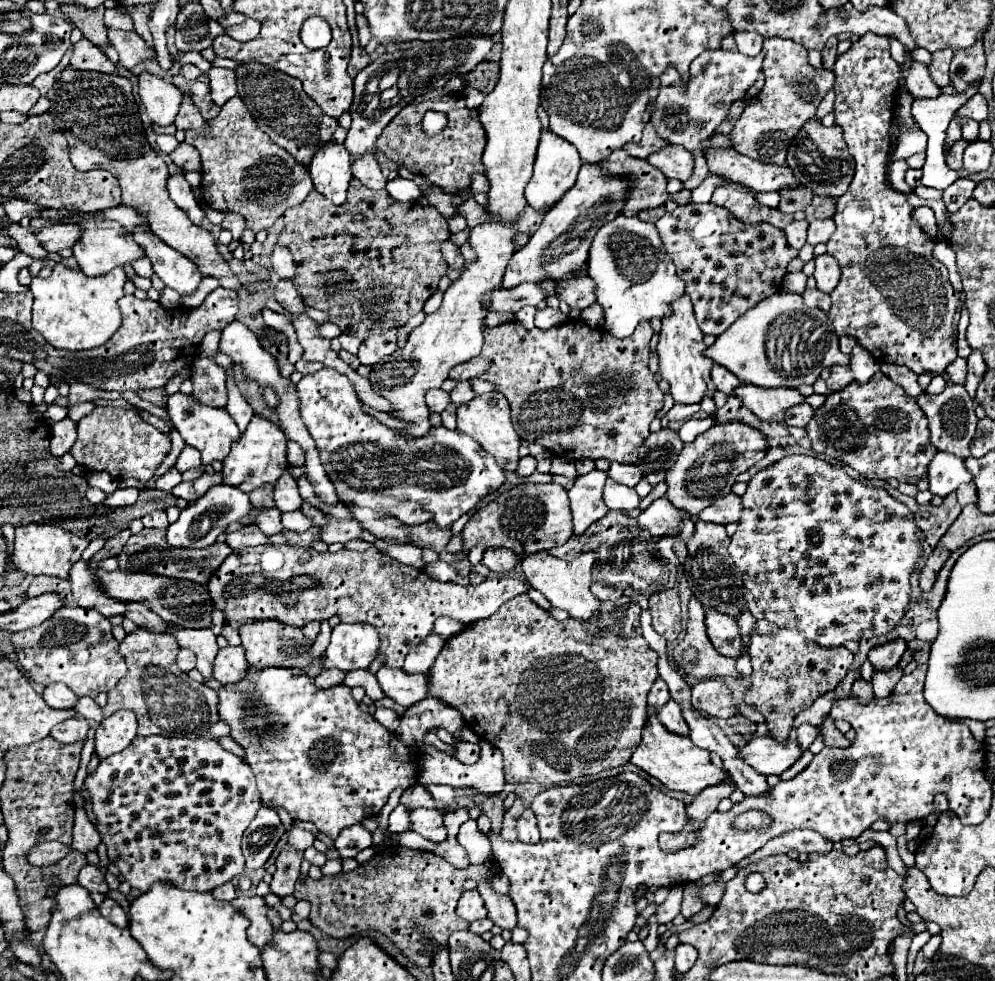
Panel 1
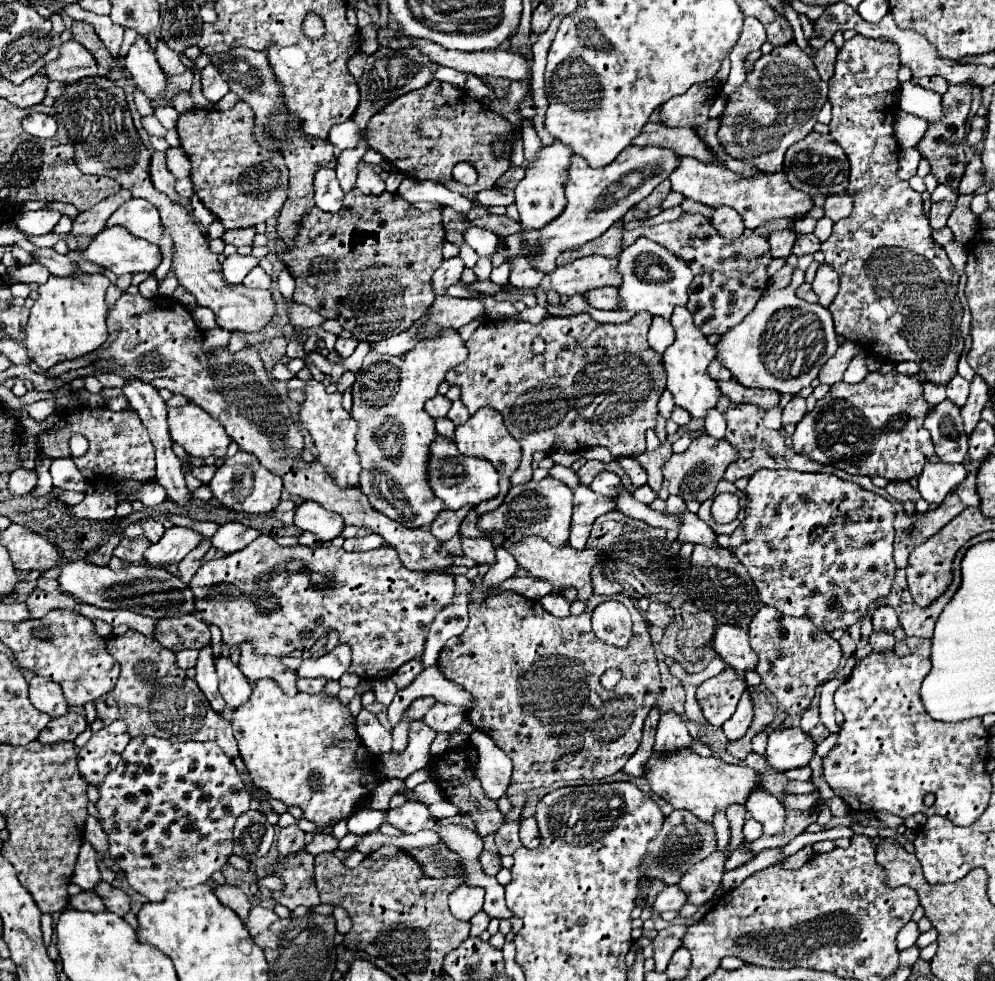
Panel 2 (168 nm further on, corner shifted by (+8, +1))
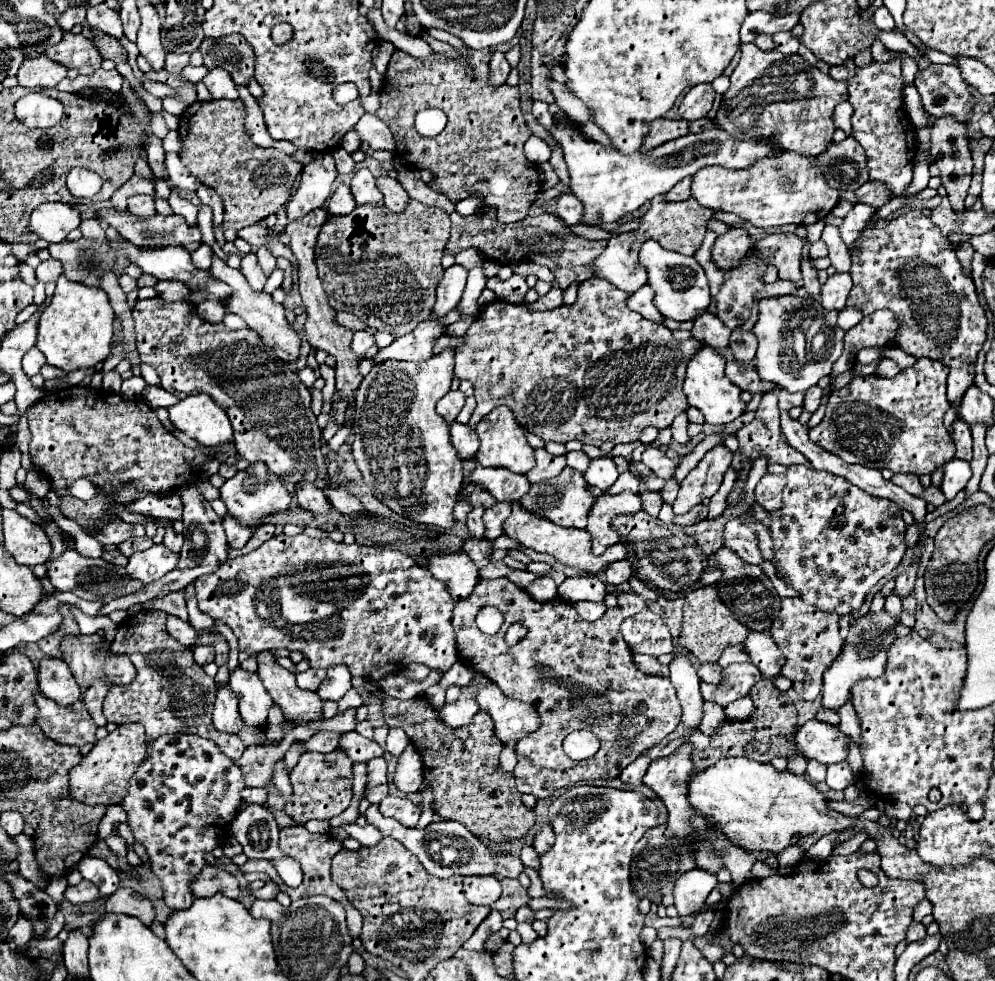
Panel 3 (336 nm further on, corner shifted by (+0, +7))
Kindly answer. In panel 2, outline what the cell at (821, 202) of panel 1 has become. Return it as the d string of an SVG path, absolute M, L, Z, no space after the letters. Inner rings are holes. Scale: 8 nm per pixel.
M834 194L834 196L828 196L826 202L824 202L826 216L832 218L834 222L848 218L852 208L854 208L854 200L848 194Z

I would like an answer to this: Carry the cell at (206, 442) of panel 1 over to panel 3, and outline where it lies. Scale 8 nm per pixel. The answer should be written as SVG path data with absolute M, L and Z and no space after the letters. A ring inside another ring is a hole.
M208 394L188 396L170 406L168 412L178 430L204 446L218 446L234 438L226 412Z

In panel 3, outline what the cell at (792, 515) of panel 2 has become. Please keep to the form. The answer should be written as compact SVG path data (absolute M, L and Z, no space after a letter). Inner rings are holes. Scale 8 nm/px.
M798 464L790 466L784 474L788 484L782 492L782 508L768 512L768 516L772 516L768 532L774 544L774 564L778 568L778 576L786 582L786 586L794 588L806 604L838 616L858 612L872 586L878 580L888 578L902 562L906 552L906 524L900 518L900 506L888 498L870 496L858 486L850 484L844 476L830 472L820 472Z

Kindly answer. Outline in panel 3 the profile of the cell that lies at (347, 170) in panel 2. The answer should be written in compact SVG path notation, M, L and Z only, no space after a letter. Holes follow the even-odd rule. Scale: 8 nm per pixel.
M358 168L354 172L354 178L350 182L352 188L352 196L356 200L356 204L382 204L382 194L378 192L376 184L374 184L374 176L368 168Z

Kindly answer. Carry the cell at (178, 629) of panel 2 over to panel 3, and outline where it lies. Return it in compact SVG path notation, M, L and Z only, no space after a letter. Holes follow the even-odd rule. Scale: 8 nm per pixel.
M196 632L196 644L208 644L216 650L214 662L218 666L228 662L228 642L220 632Z

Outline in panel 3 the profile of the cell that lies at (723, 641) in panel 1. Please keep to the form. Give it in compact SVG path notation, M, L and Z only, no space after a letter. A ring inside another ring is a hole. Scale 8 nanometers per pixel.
M752 630L752 632L748 632L748 636L742 644L744 644L744 650L746 650L750 662L762 672L764 678L774 678L780 674L784 656L766 632Z

